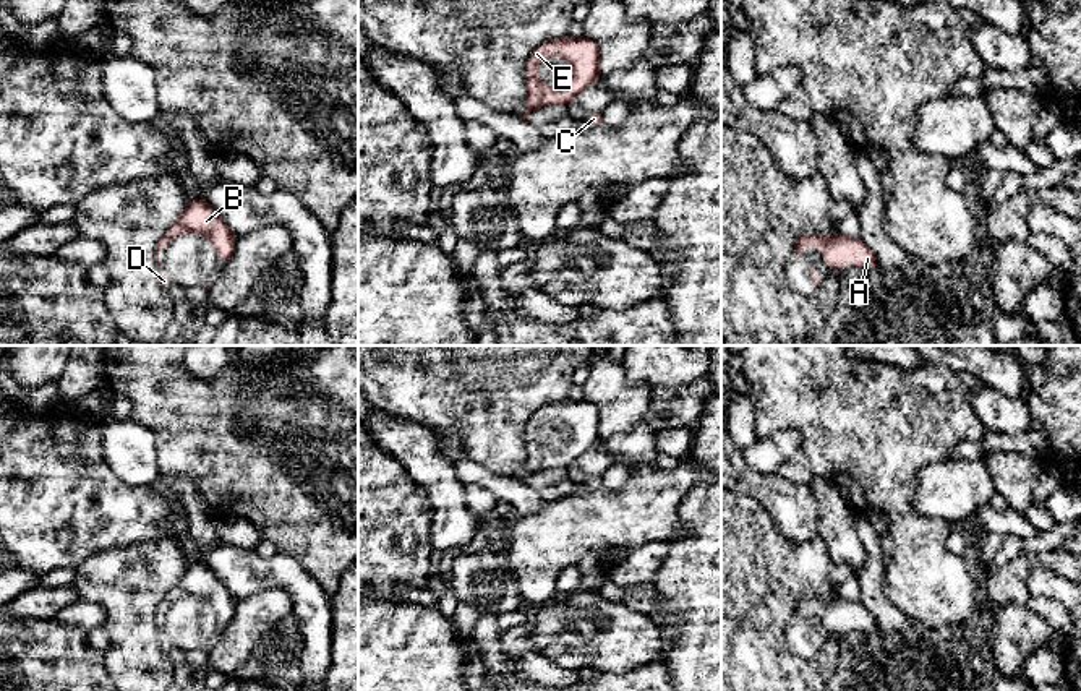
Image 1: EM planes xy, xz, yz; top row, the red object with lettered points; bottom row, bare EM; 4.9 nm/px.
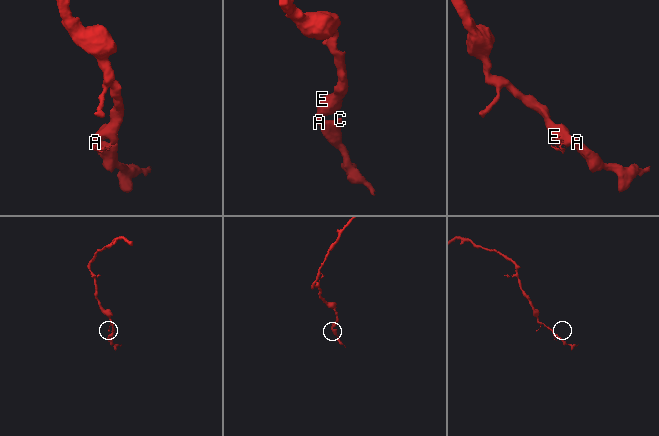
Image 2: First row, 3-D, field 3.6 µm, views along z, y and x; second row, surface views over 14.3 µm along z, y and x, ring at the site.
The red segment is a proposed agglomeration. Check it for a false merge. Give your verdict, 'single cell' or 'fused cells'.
single cell

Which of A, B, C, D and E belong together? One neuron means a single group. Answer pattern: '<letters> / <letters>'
A B C D E

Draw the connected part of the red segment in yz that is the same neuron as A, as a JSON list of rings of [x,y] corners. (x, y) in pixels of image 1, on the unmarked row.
[[[805,597],[794,608],[794,618],[802,618],[802,608],[810,607],[823,615],[830,636],[841,636],[843,621],[848,620],[854,631],[870,634],[878,629],[872,613],[859,600]]]

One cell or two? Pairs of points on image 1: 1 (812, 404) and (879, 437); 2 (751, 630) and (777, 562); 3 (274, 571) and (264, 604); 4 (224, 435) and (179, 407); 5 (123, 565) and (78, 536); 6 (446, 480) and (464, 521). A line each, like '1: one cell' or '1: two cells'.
1: one cell
2: one cell
3: two cells
4: one cell
5: two cells
6: one cell

